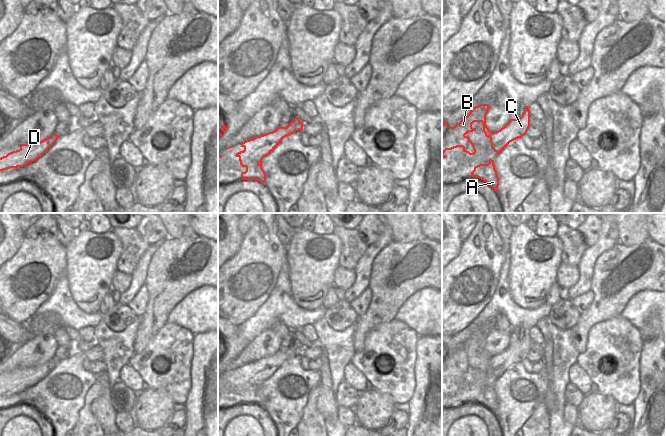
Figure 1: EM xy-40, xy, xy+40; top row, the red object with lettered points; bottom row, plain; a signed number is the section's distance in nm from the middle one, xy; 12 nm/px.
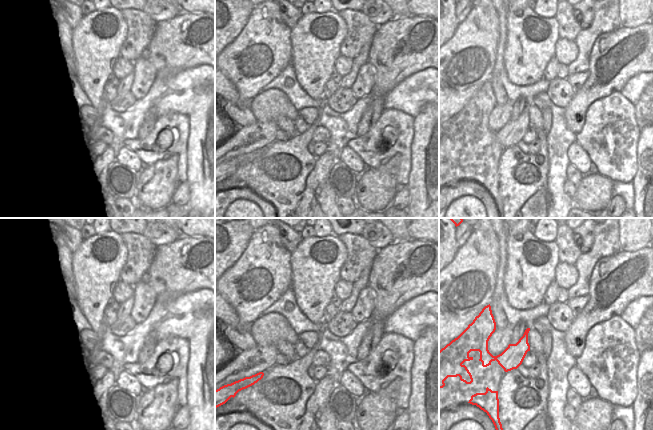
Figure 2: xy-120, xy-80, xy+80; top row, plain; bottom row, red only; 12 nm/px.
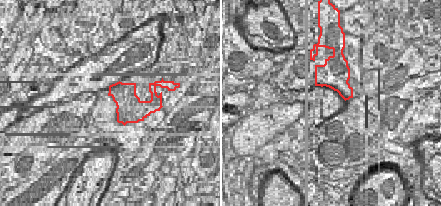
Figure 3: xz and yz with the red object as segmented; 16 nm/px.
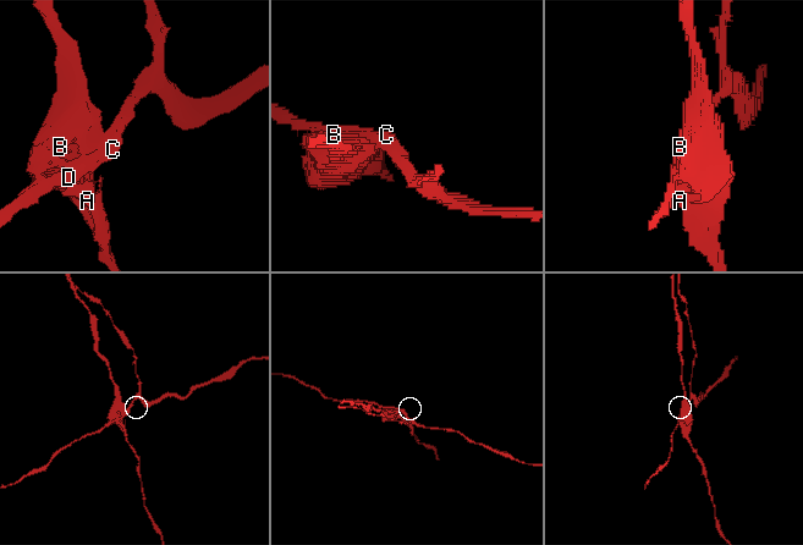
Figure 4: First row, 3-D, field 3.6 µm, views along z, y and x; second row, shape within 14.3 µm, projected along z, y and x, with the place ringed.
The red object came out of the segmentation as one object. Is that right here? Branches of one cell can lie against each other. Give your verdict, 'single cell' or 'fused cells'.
fused cells

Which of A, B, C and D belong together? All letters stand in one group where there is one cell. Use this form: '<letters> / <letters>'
A B / C D

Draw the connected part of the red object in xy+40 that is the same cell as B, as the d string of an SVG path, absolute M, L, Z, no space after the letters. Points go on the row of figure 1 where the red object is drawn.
M480 104L475 106L466 117L464 117L454 127L451 127L445 120L442 124L442 158L447 156L444 154L446 150L452 150L462 147L463 152L474 155L476 149L470 138L466 135L468 132L476 131L472 127L474 122L482 122L485 136L490 138L492 132L486 125L486 115L491 106L488 104Z

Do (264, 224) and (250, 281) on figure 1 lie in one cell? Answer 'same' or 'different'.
same

